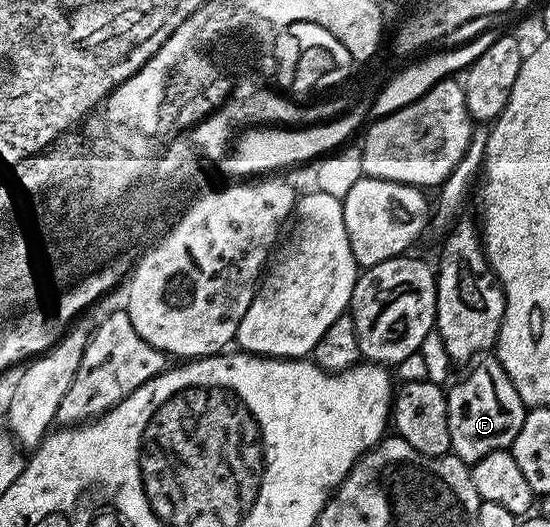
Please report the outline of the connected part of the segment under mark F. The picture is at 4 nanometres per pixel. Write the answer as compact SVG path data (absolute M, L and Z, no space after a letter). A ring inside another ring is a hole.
M481 357L467 370L468 375L458 379L452 387L449 385L446 393L451 453L471 464L482 460L482 456L490 456L490 452L512 447L518 432L522 432L526 407L522 396L518 396L518 388L514 388L514 380L506 376L506 368L502 368L499 358Z

